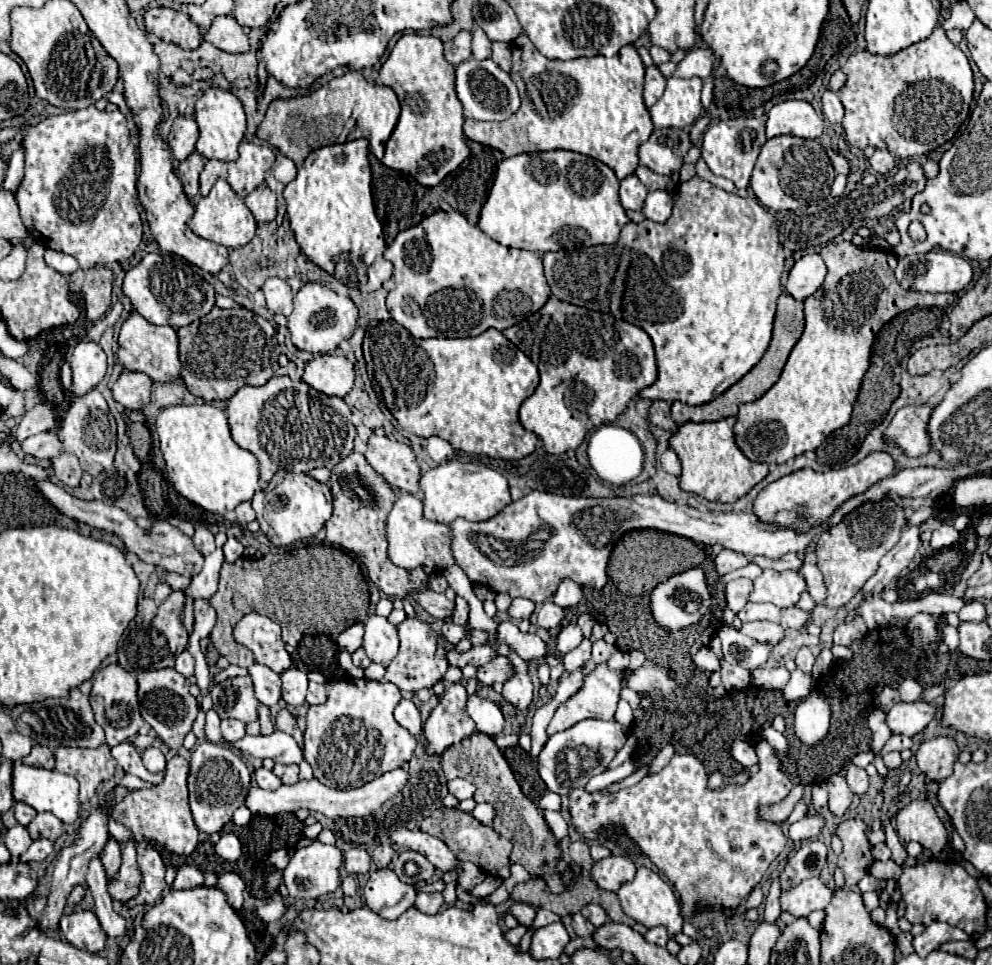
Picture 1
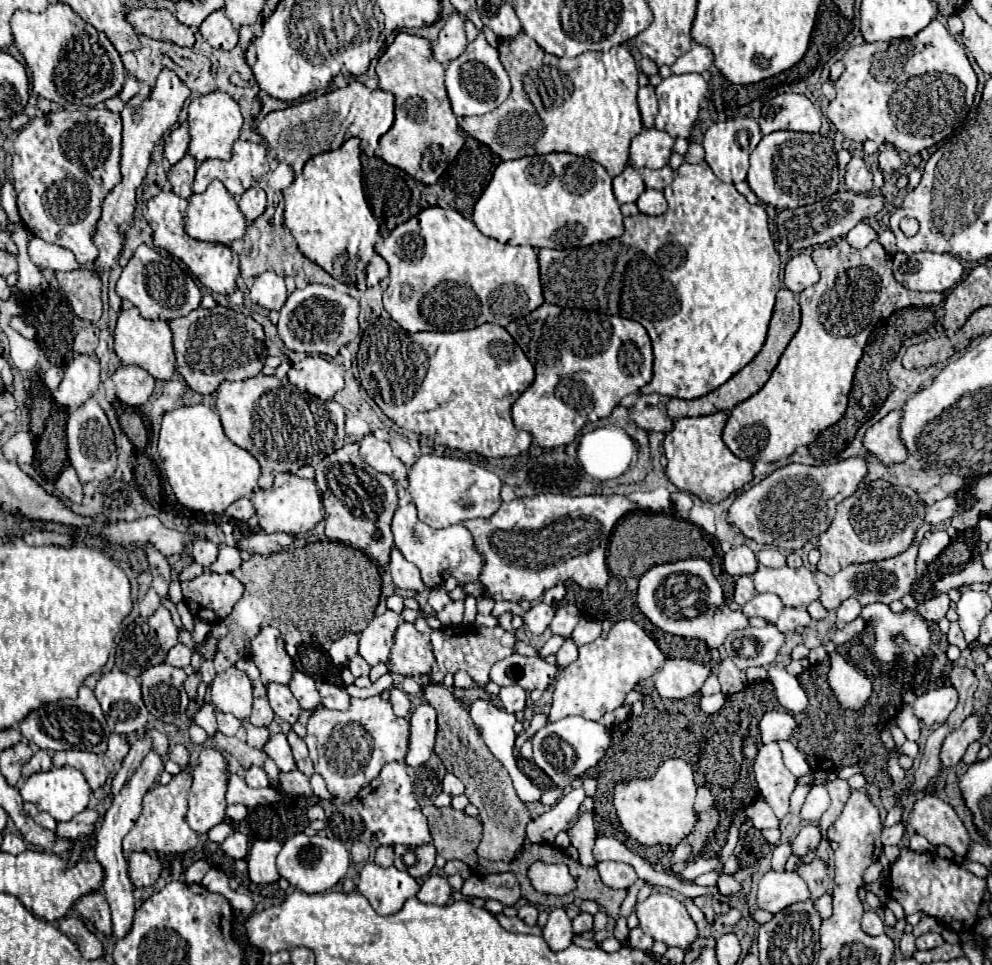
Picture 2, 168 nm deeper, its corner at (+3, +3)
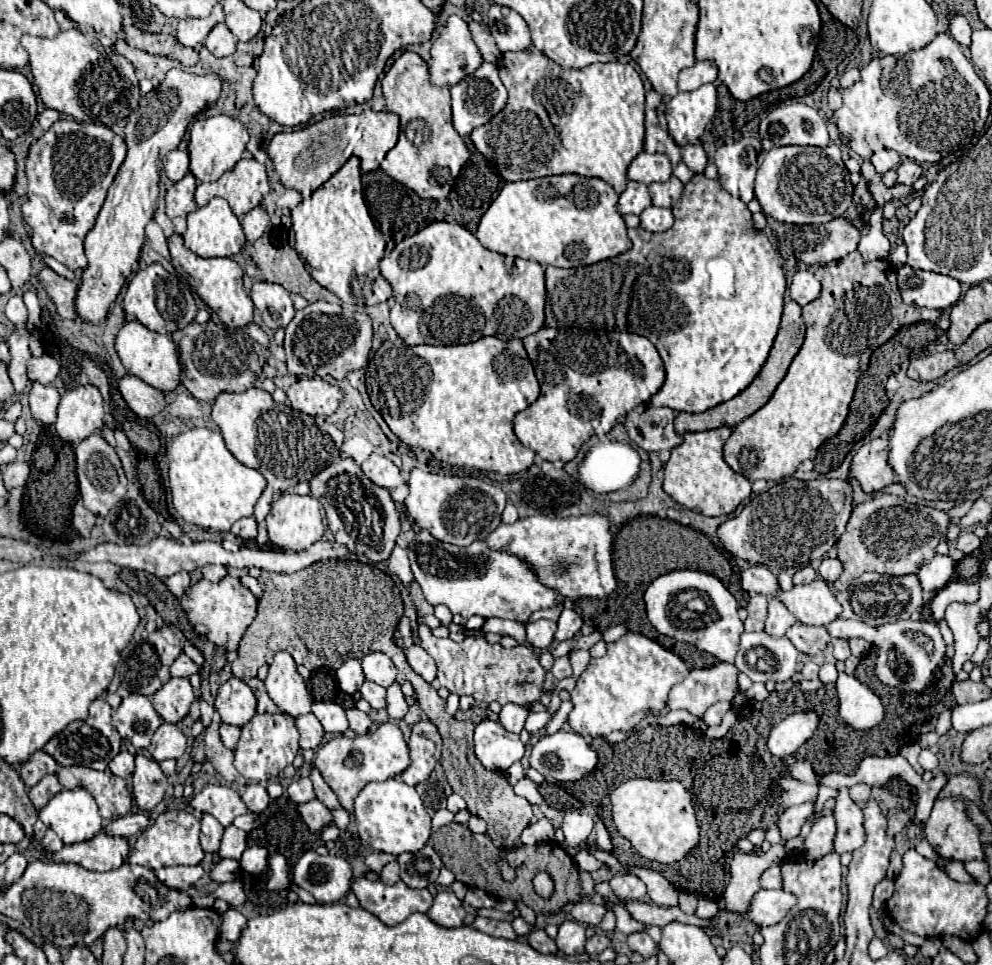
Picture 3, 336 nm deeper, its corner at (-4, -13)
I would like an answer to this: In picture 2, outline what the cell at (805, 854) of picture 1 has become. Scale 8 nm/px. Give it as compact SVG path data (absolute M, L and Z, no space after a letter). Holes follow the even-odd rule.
M807 824L801 828L801 832L797 834L797 838L793 840L793 854L807 854L809 850L815 850L821 842L821 834L819 834L819 828L813 826L813 824Z

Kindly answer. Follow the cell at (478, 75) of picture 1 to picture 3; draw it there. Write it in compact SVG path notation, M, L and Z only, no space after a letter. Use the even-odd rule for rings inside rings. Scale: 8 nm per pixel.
M484 62L476 72L460 80L450 88L452 92L452 114L454 114L454 128L456 132L464 138L468 136L474 128L490 122L508 102L508 92L498 76L498 66Z

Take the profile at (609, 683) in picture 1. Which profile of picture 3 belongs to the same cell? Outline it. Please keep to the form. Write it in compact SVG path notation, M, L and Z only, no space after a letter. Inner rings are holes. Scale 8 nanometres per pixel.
M626 632L618 642L608 644L606 656L590 660L582 672L570 694L574 708L568 714L568 724L574 732L592 738L608 736L614 730L634 730L648 712L660 712L666 706L670 688L686 676L688 668L674 652L642 634Z

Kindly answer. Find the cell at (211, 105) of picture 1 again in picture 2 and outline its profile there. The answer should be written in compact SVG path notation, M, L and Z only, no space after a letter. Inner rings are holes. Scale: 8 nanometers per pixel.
M211 92L207 96L199 96L199 98L191 100L189 118L187 118L187 126L189 126L189 134L191 134L189 154L197 162L203 162L203 160L209 160L209 158L229 160L231 148L233 148L235 140L239 138L241 124L243 124L243 118L241 118L239 106L225 92Z

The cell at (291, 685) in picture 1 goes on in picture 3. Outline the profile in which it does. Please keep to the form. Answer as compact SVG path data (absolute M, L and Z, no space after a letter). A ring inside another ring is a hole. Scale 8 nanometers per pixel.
M312 702L312 714L320 720L322 728L330 734L342 734L348 730L344 708L334 702Z

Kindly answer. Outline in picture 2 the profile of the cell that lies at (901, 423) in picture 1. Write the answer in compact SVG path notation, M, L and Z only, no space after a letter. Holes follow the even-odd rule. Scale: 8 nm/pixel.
M899 410L889 412L883 420L869 426L863 436L863 446L885 466L905 462L907 448L899 440Z

